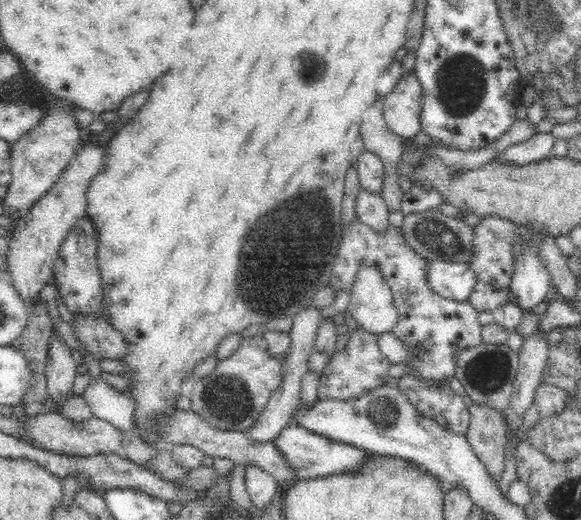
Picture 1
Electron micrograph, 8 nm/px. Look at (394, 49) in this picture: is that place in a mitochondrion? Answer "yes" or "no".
no

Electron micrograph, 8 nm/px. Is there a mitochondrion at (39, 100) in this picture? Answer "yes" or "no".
no

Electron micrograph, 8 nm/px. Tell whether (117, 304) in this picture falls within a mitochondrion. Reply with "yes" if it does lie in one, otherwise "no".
yes

